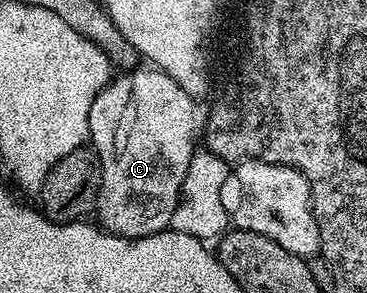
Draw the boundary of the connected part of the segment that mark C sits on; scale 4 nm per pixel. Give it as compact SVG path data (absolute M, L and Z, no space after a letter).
M154 66L144 68L146 72L142 68L116 75L89 110L93 147L103 160L101 198L95 204L98 223L102 231L130 240L140 240L170 225L193 155L192 97L184 96L169 74Z

